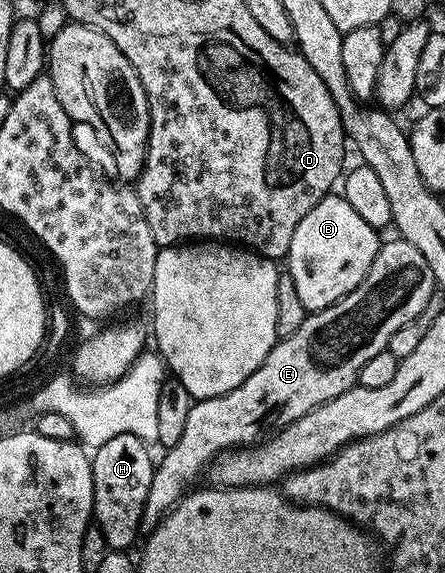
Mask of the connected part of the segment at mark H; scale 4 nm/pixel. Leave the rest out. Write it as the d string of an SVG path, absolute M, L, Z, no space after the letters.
M115 435L91 457L93 466L93 515L92 520L103 531L110 550L129 551L142 532L143 507L147 503L147 491L151 491L151 479L155 468L154 458L149 458L150 446L135 435Z

